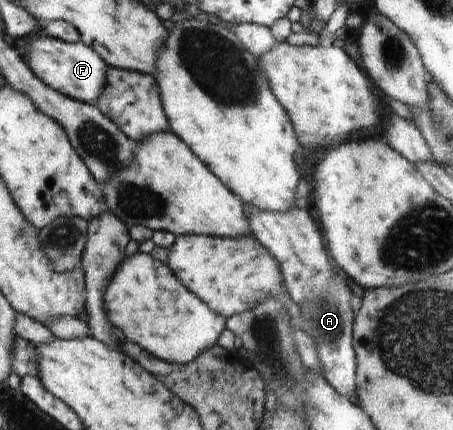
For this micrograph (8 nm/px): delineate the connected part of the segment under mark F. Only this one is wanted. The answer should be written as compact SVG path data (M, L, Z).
M47 35L26 36L26 48L22 59L30 70L51 89L73 99L94 104L100 99L107 84L107 65L103 58L83 42L69 43Z

